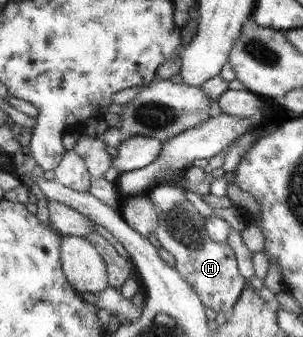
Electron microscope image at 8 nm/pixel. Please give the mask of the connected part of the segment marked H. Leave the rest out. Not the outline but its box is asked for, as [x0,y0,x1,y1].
[148,184,249,314]

